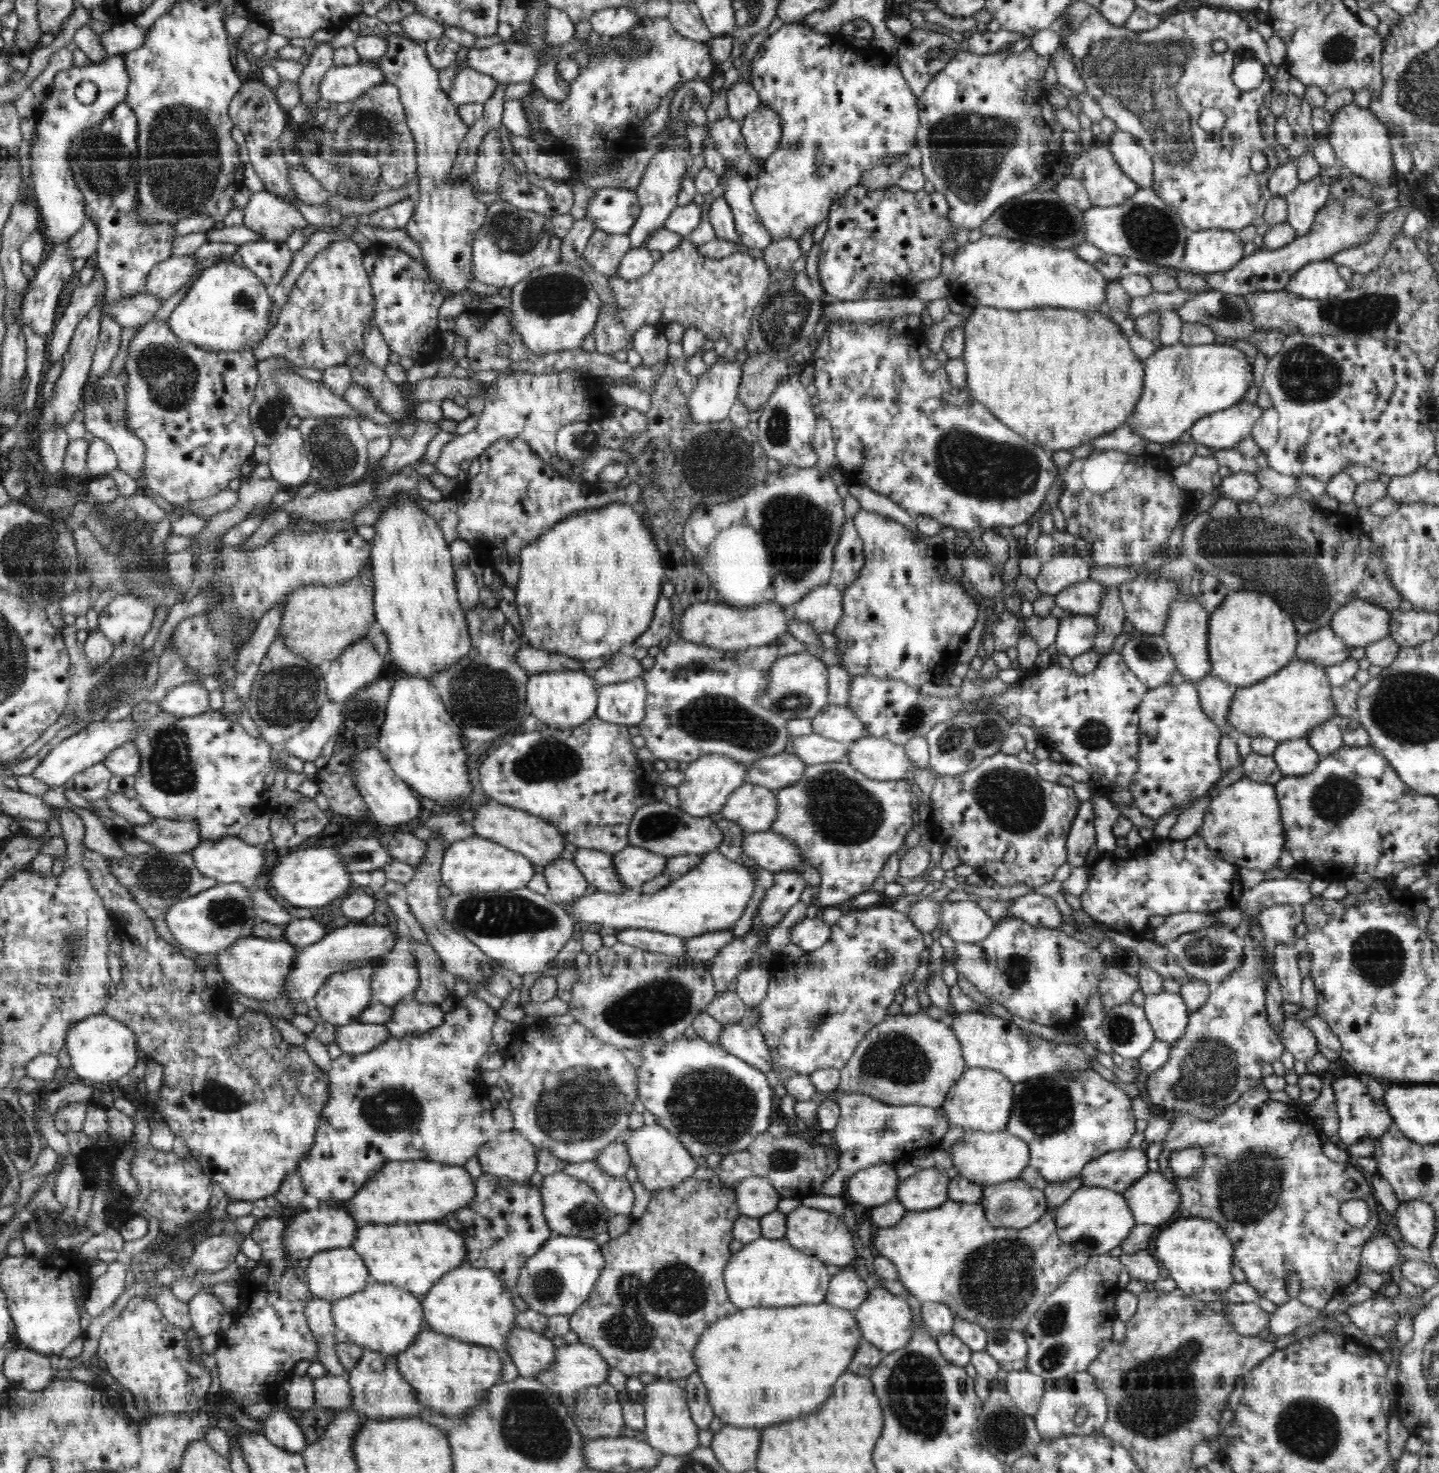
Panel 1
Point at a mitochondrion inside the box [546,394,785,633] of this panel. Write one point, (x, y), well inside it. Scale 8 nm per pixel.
(716, 463)

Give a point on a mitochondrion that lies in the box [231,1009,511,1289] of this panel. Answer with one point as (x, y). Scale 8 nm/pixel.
(405, 1110)

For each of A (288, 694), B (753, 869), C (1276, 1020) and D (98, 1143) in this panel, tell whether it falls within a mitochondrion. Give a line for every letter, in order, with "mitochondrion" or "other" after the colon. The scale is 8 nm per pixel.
A: mitochondrion
B: other
C: other
D: other

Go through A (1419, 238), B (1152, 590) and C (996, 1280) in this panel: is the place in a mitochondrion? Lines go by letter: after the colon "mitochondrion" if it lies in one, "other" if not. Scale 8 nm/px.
A: other
B: other
C: mitochondrion

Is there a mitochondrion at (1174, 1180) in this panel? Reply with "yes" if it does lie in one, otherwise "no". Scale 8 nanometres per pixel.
no

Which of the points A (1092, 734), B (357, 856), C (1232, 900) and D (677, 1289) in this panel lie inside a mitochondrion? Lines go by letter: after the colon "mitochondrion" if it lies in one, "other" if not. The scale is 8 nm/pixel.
A: mitochondrion
B: mitochondrion
C: other
D: mitochondrion

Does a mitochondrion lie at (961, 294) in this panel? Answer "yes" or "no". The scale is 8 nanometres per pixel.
no

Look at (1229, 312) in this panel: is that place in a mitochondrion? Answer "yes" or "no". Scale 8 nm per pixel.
yes

